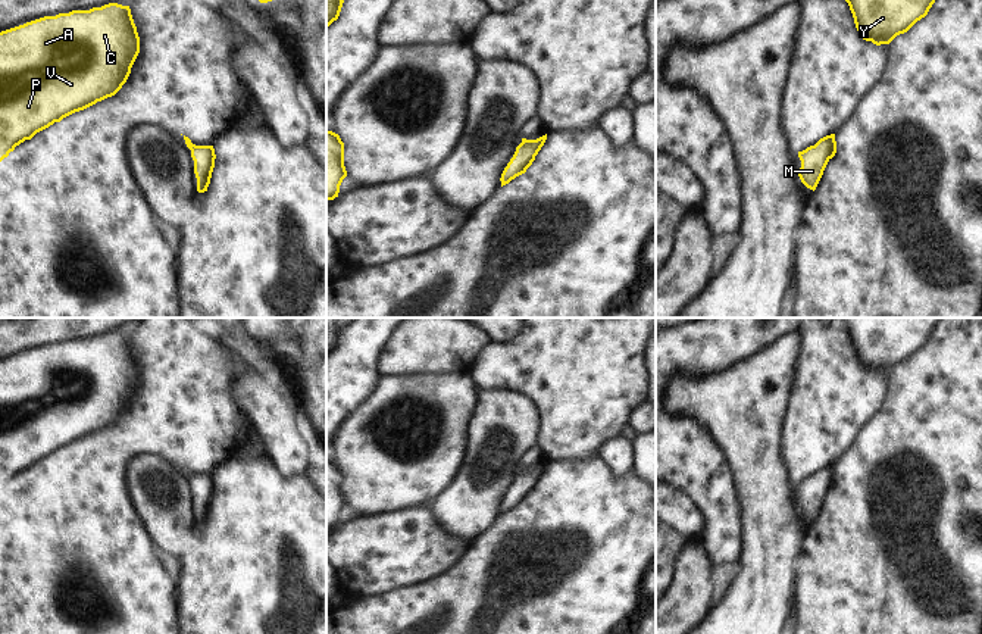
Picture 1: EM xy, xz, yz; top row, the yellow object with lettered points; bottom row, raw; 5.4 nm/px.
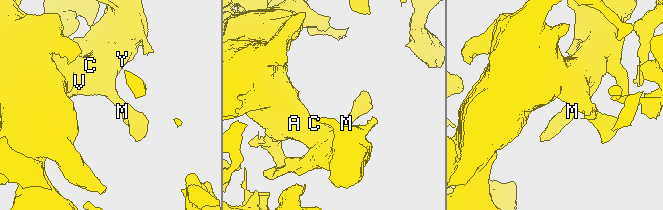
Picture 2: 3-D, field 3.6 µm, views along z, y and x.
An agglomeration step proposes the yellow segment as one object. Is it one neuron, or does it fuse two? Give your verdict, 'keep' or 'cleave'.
keep

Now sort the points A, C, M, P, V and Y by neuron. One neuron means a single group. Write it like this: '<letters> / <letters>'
A C M P V Y

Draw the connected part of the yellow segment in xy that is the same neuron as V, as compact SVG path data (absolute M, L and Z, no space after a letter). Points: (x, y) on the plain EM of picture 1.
M109 332L90 340L44 346L0 362L0 491L25 469L63 447L115 425L140 382L129 335Z

